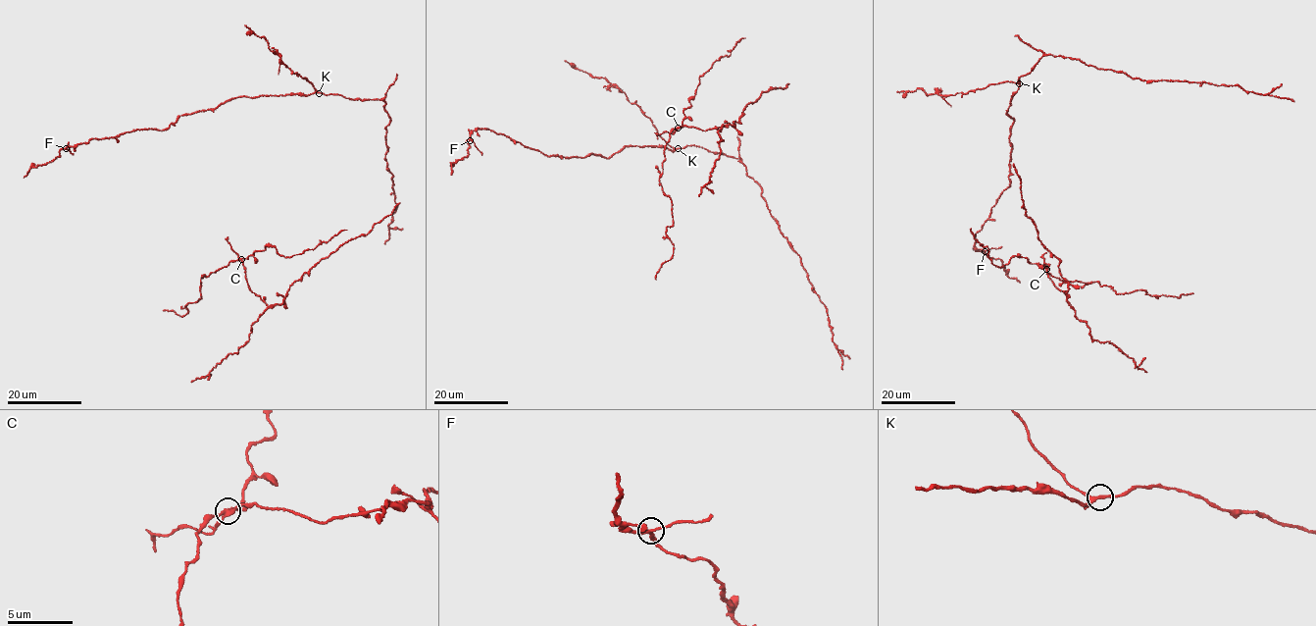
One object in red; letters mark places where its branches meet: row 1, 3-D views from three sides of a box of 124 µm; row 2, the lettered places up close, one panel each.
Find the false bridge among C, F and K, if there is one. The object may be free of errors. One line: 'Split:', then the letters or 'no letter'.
Split: C

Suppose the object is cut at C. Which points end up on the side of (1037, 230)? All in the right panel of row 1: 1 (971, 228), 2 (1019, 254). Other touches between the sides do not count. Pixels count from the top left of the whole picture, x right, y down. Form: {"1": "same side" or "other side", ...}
{"1": "other side", "2": "other side"}

